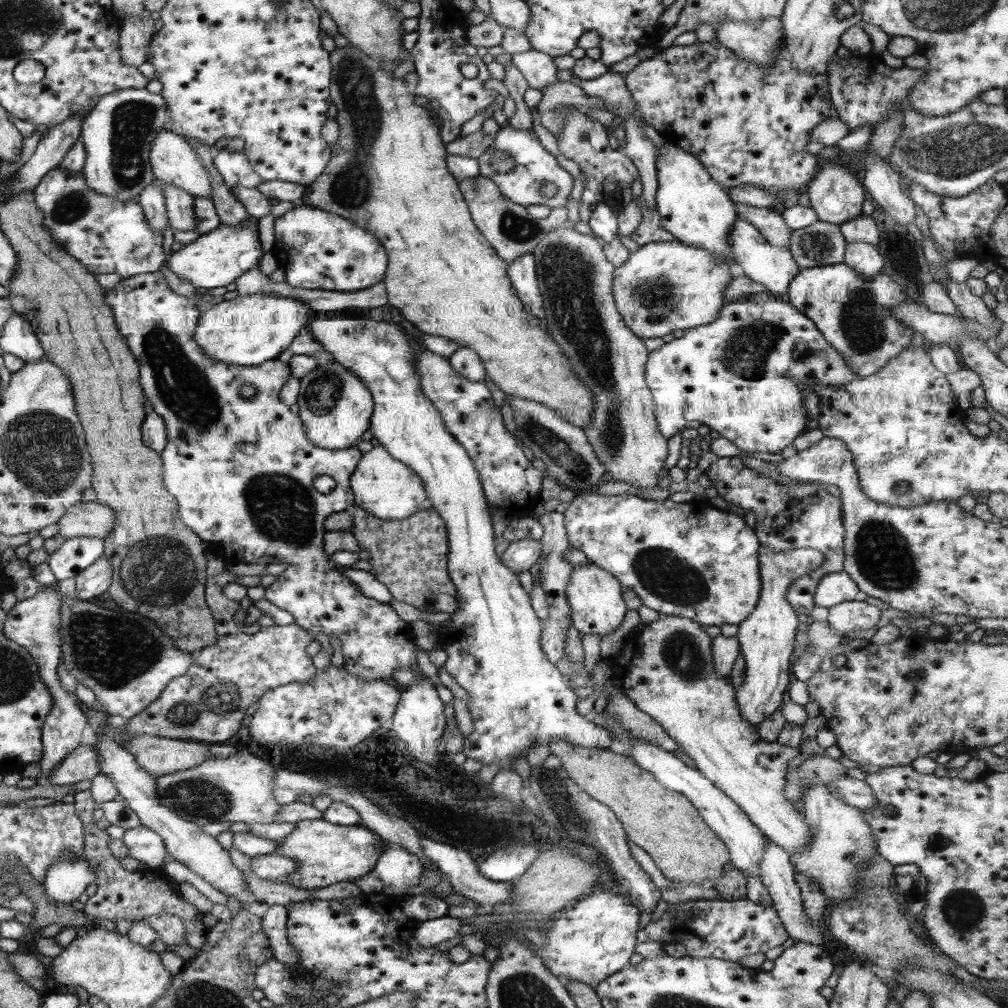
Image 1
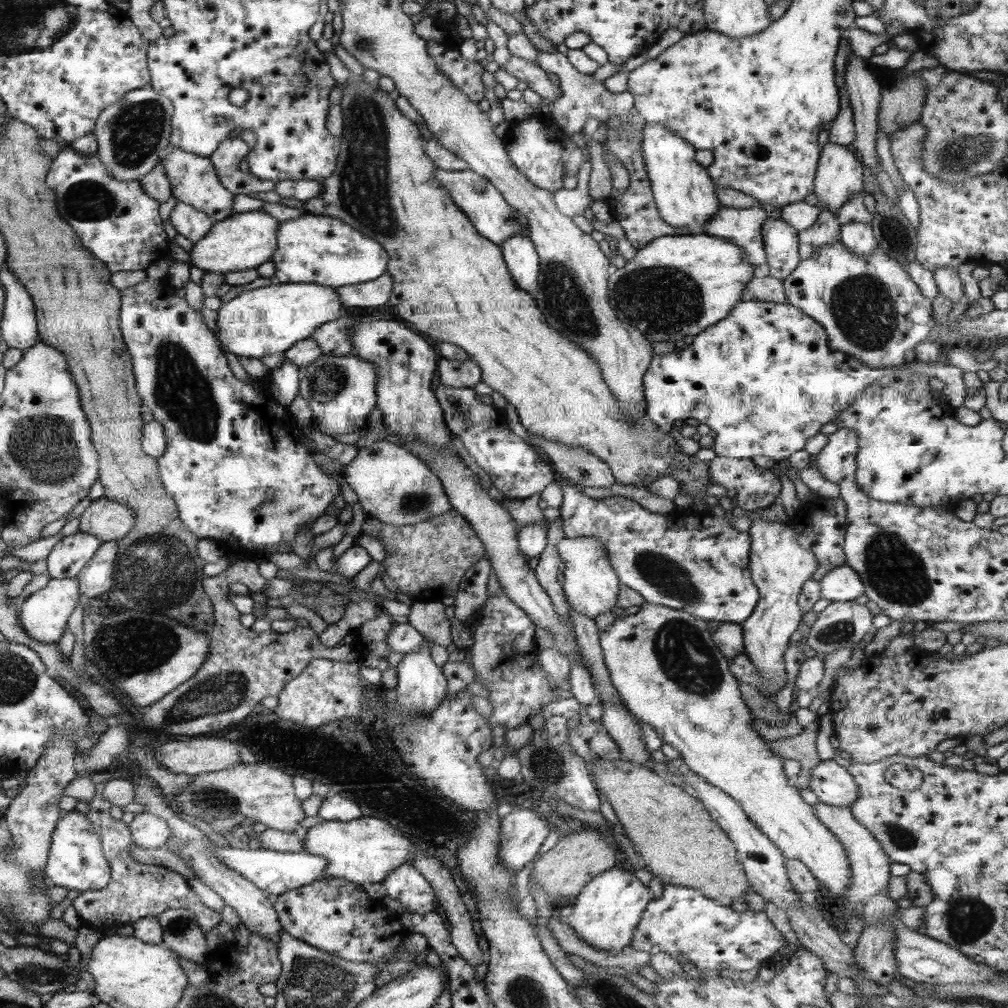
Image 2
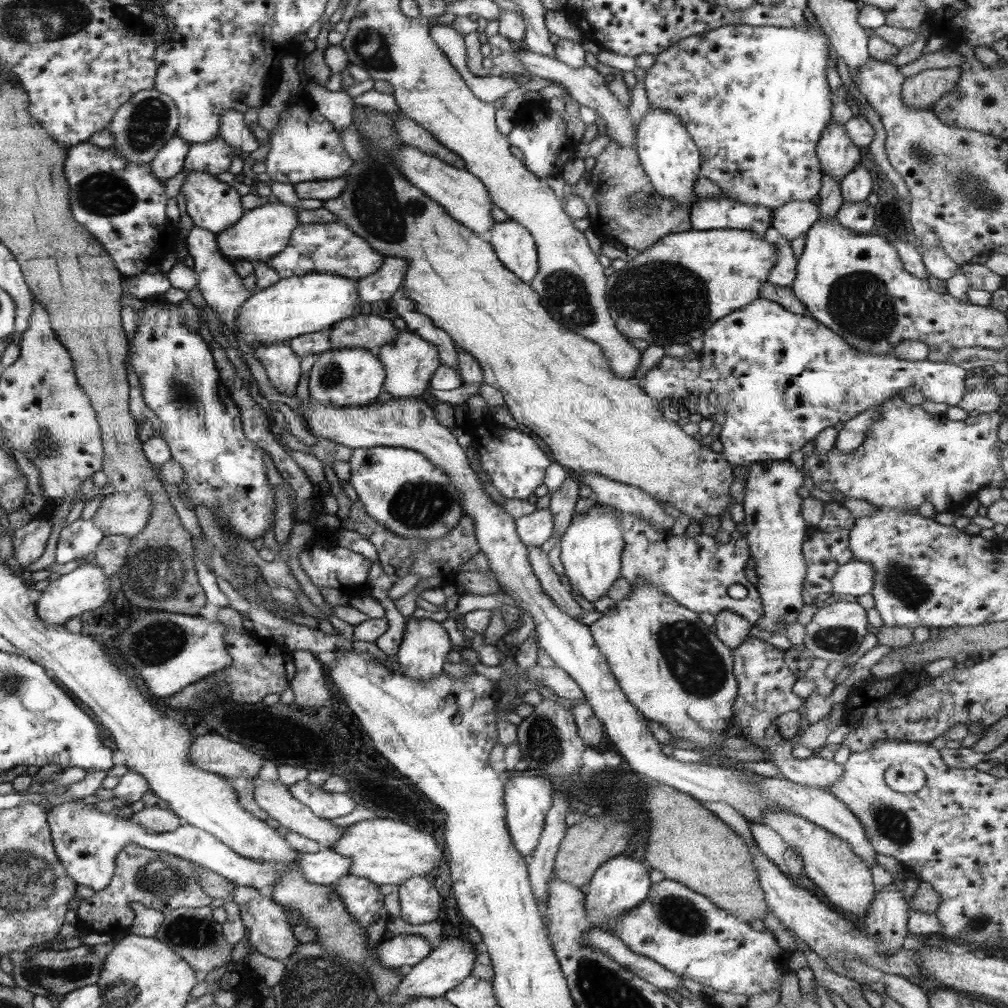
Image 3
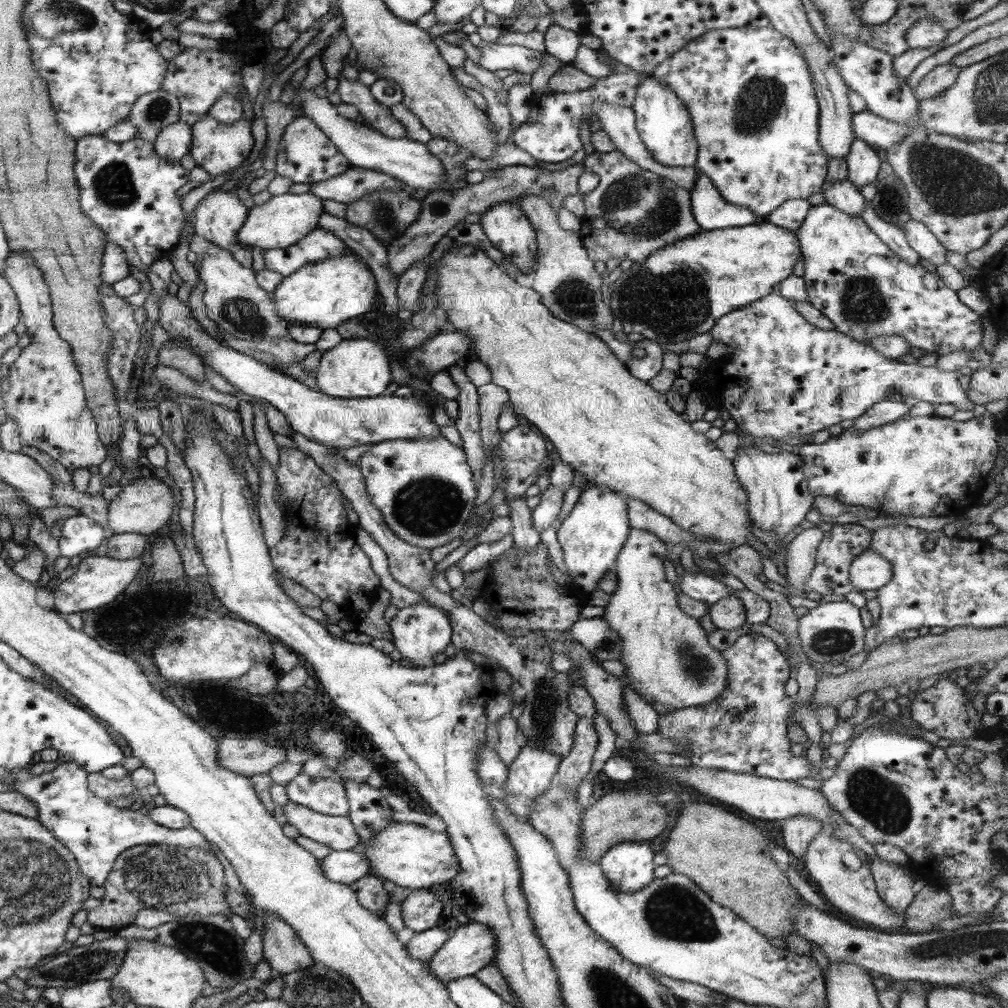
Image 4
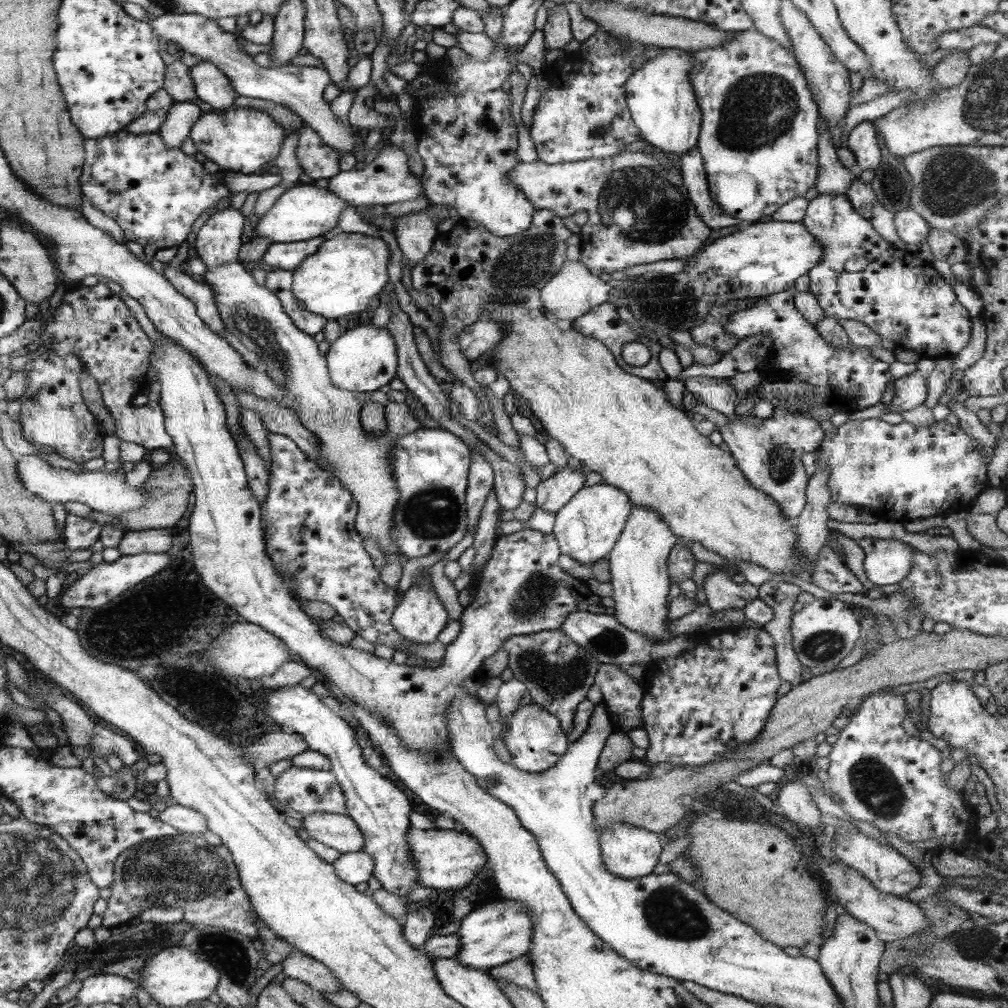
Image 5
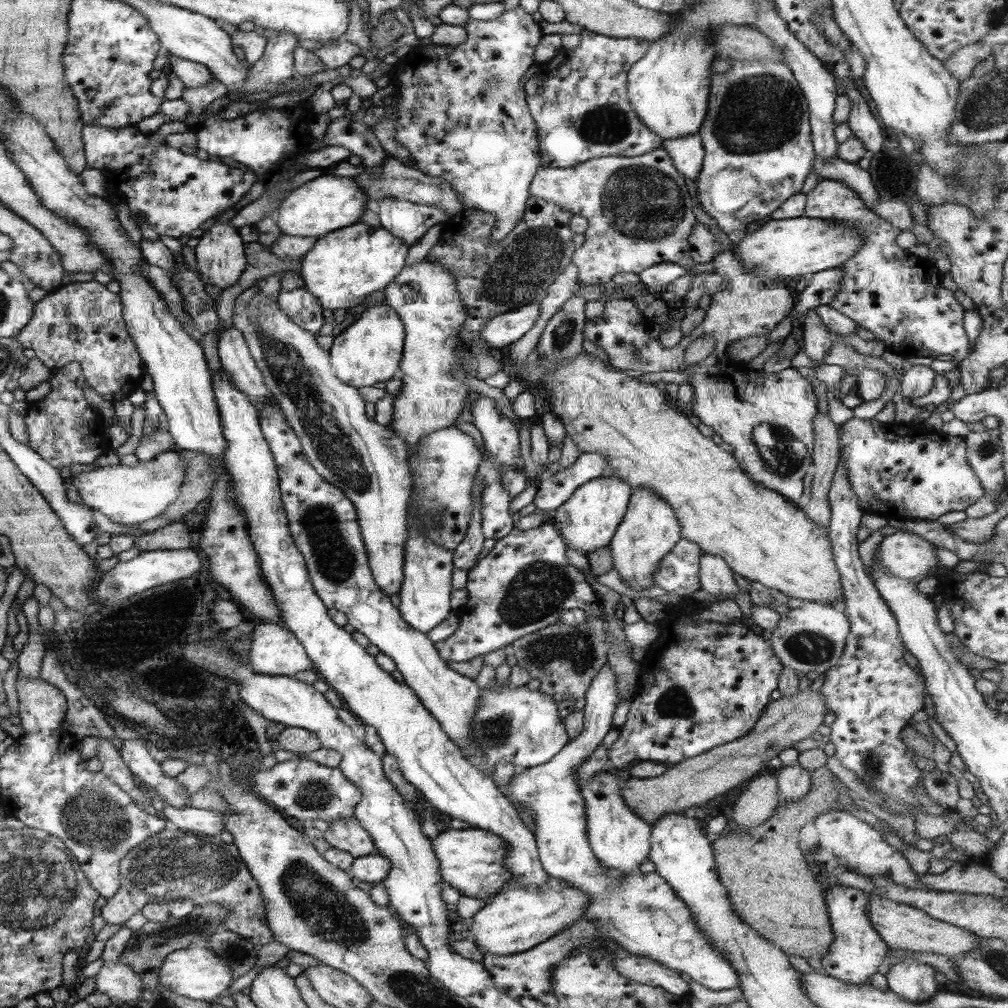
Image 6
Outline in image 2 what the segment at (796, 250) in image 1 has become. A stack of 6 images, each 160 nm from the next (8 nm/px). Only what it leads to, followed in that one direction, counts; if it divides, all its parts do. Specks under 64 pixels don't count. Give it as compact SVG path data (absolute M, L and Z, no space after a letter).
M819 204L819 217L810 228L801 230L799 238L800 259L807 259L815 253L818 247L835 243L839 240L841 222L837 213Z

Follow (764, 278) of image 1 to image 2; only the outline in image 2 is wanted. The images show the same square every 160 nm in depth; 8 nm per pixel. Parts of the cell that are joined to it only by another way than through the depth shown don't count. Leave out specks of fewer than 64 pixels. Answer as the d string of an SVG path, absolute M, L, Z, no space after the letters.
M760 205L750 208L720 207L705 224L705 233L728 239L743 248L745 259L754 267L765 265L766 251L762 236L766 210Z

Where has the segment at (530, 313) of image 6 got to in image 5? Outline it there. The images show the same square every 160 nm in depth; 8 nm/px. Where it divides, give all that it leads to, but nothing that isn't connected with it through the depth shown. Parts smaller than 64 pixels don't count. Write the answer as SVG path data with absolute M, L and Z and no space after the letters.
M482 319L471 324L459 334L459 343L469 361L476 360L486 350L499 346L505 332L503 324L494 319Z

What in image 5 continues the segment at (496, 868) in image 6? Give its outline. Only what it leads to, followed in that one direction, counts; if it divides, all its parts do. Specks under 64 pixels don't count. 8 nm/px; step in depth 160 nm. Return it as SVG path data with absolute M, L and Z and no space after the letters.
M436 826L430 830L409 828L407 834L412 862L418 870L418 883L422 887L432 889L450 889L453 892L466 889L478 877L486 865L487 857L482 845L471 834L456 829L439 829Z

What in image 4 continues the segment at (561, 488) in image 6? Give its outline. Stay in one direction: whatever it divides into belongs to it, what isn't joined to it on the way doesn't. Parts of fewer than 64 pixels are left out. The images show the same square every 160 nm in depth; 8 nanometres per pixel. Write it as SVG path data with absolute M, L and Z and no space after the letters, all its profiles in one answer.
M548 485L540 493L541 499L538 506L530 512L530 520L539 534L557 523L558 515L562 510L562 502L564 502L564 493L564 489L552 485Z

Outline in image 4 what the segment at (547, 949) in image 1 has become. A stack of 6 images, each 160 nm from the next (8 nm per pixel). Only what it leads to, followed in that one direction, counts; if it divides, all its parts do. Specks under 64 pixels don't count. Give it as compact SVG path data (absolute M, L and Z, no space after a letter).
M649 841L619 842L600 858L599 866L610 886L634 894L654 880L654 857Z

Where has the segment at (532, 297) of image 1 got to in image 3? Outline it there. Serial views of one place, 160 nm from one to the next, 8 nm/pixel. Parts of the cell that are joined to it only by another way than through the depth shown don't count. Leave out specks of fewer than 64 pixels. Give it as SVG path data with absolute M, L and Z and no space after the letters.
M509 218L496 221L487 239L503 265L520 277L522 282L529 284L539 269L537 246L531 232Z

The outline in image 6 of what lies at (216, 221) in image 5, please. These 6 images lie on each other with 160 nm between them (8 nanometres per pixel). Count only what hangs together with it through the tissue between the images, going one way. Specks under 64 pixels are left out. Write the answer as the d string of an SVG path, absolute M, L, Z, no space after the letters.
M214 223L211 228L199 237L198 244L194 247L196 256L196 268L199 277L204 284L228 288L234 286L244 272L246 256L244 256L244 242L240 238L238 229L231 223Z

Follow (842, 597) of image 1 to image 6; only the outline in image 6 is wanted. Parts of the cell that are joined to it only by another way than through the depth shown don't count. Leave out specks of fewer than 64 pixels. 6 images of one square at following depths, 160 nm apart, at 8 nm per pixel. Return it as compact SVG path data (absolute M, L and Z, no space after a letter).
M897 531L884 536L876 556L893 577L913 579L938 567L937 547L917 534Z

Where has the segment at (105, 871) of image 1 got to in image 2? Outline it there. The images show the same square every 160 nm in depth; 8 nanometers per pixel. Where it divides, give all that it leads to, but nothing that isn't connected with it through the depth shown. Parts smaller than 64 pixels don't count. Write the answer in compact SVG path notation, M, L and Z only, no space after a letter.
M98 784L98 793L94 800L88 802L91 811L86 815L92 821L93 830L100 835L100 840L103 842L103 850L111 866L111 883L104 889L81 892L78 898L74 898L72 904L80 915L82 924L99 932L110 933L122 926L131 928L144 918L157 918L158 914L171 908L187 908L193 912L202 932L207 933L214 929L220 923L220 913L206 907L200 901L196 892L190 888L187 878L164 866L136 862L136 859L128 854L129 845L135 844L131 827L120 819L112 818L108 810L112 808L112 803L100 793L103 785Z

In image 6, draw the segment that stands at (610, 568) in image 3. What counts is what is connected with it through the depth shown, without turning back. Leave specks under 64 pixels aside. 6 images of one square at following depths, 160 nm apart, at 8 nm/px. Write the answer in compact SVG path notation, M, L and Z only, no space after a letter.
M598 477L589 480L580 486L580 488L577 488L572 493L572 496L564 502L563 506L560 506L554 512L553 524L562 535L567 546L574 547L579 553L586 555L603 546L609 546L616 529L618 529L620 522L622 522L624 518L624 514L626 514L626 510L628 510L631 492L631 486L620 477Z

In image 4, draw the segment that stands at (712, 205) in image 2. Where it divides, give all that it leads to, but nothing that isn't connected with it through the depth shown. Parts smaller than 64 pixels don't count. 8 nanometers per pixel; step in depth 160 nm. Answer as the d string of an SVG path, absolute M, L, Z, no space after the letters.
M646 77L638 86L634 102L636 128L651 157L669 167L692 167L697 161L698 143L686 105L673 90L654 77Z

